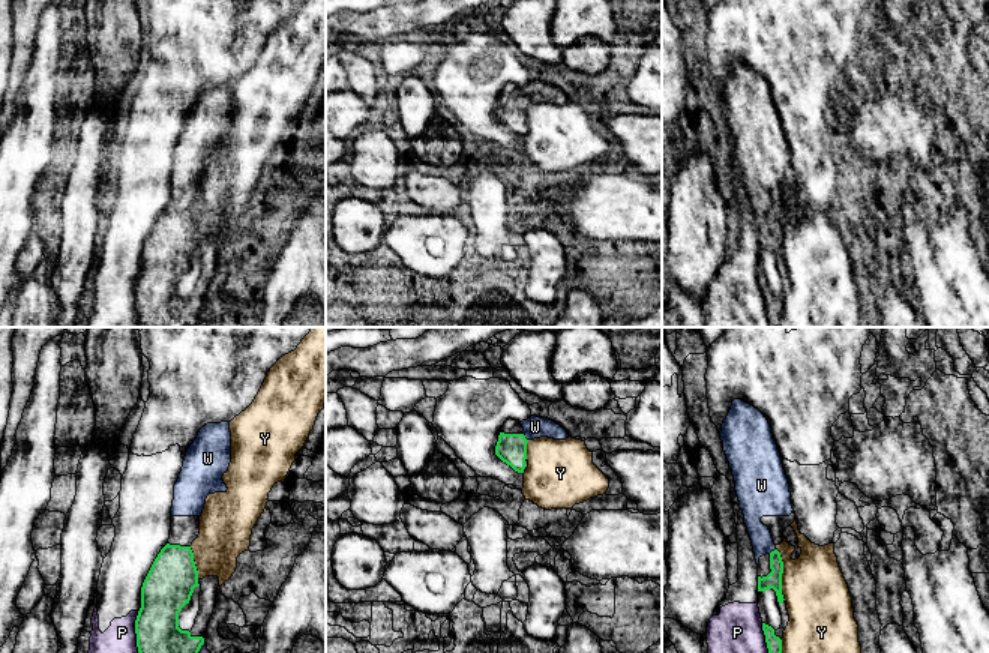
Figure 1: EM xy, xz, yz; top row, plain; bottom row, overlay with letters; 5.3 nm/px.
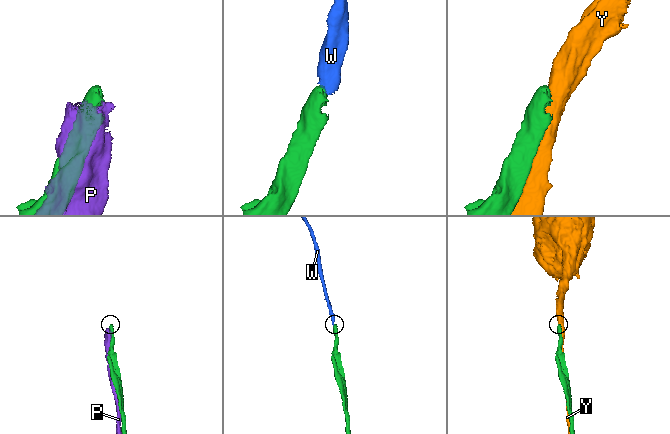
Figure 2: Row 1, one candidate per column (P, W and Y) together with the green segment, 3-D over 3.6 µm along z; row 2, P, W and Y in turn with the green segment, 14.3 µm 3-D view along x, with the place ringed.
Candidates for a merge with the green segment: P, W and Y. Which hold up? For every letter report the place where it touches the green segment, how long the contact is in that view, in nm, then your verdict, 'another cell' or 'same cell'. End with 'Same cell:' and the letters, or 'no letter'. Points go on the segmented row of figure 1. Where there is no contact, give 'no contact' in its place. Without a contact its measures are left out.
P: yz (766, 638) | 170 nm | another cell
W: xz (524, 437) | 60 nm | same cell
Y: yz (782, 572) | 280 nm | another cell
Same cell: W

